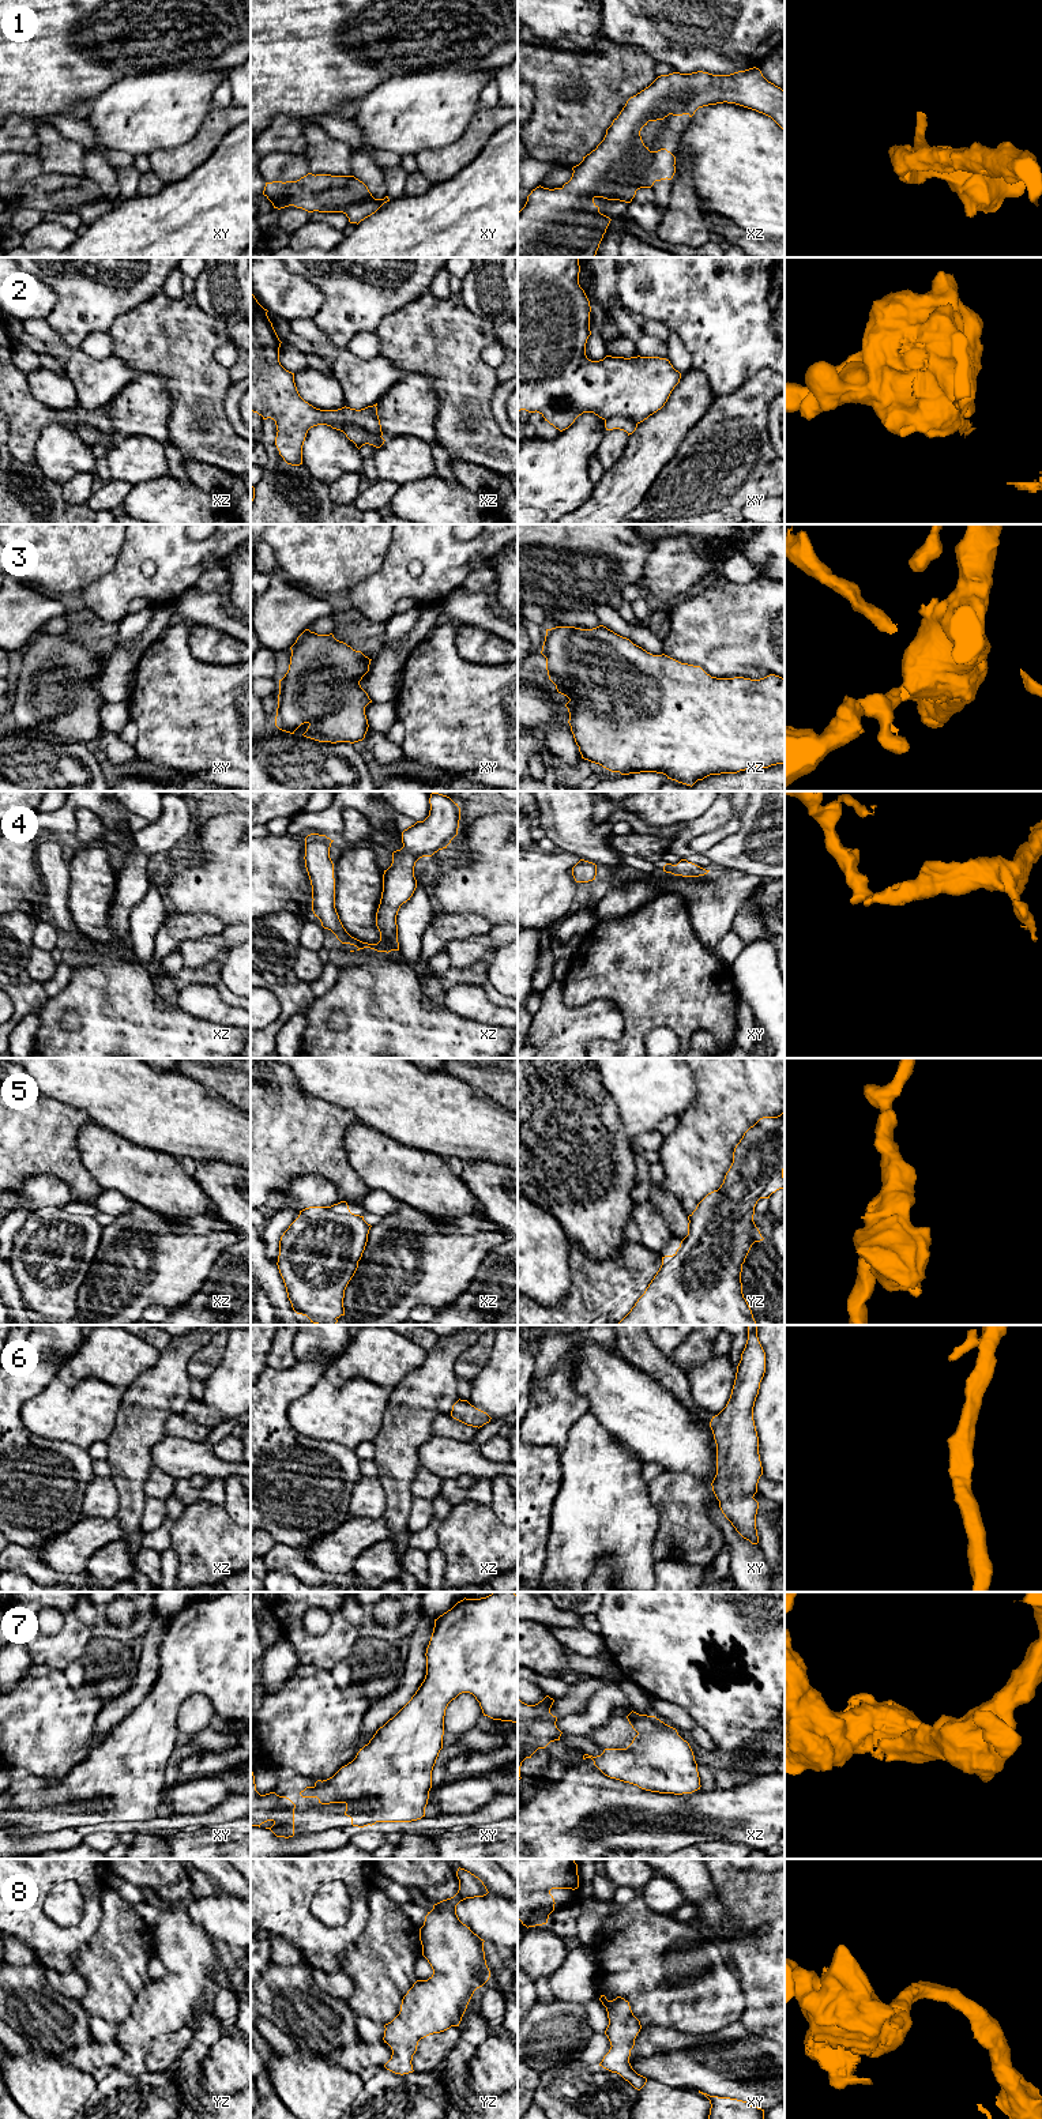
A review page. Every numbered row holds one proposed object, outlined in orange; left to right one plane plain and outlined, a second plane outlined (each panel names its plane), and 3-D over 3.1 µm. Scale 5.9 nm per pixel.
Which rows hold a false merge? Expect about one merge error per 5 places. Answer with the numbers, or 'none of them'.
2

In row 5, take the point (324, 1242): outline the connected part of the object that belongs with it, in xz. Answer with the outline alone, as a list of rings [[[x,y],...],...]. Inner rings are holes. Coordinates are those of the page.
[[[346,1201],[300,1211],[281,1237],[277,1262],[297,1314],[306,1316],[317,1325],[336,1325],[338,1318],[345,1316],[345,1290],[358,1268],[370,1227],[364,1216],[350,1212]]]

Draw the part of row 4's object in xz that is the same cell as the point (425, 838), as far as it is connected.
[[[432,793],[430,810],[424,821],[417,821],[402,832],[403,847],[392,853],[392,863],[383,874],[383,892],[376,912],[380,931],[377,944],[362,942],[343,927],[335,908],[334,863],[330,847],[334,840],[326,835],[311,833],[305,838],[305,867],[312,885],[312,911],[324,929],[331,930],[342,944],[377,952],[399,951],[396,915],[403,903],[410,900],[415,888],[415,862],[447,848],[458,835],[460,808],[449,797]]]

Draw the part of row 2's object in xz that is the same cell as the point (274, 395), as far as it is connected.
[[[251,291],[251,411],[257,413],[263,419],[271,418],[277,425],[275,445],[279,455],[287,464],[302,464],[302,445],[306,433],[317,425],[327,425],[343,432],[346,426],[354,426],[358,430],[383,436],[380,419],[377,415],[377,403],[361,410],[342,407],[338,410],[320,410],[305,402],[296,387],[294,373],[286,370],[279,362],[281,340],[264,309]]]

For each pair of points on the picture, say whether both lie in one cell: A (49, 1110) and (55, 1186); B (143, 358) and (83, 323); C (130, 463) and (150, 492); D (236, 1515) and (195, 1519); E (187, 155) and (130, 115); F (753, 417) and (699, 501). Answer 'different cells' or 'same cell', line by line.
A: different cells
B: different cells
C: different cells
D: different cells
E: different cells
F: same cell

